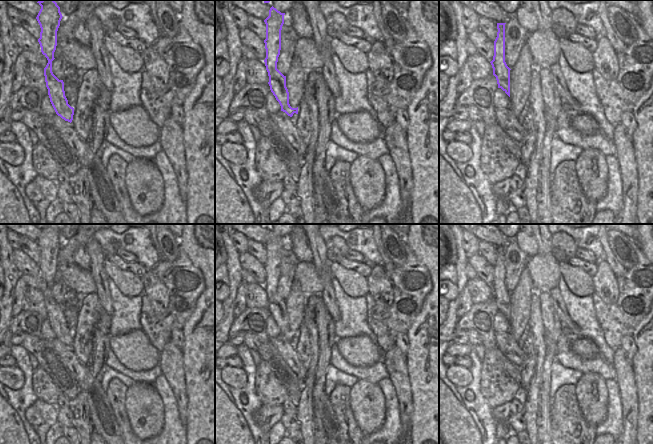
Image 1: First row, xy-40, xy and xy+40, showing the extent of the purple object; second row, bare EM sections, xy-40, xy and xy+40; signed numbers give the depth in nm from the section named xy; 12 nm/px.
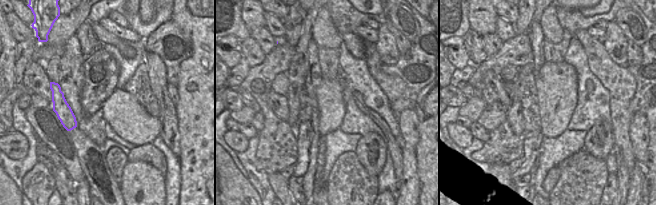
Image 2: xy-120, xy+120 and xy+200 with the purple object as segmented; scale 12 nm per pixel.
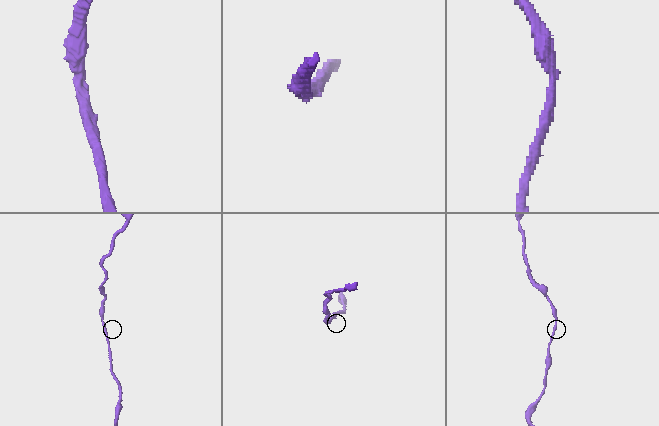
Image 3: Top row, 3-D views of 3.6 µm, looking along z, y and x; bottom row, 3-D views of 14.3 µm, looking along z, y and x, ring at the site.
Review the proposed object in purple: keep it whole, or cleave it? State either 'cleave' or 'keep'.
keep

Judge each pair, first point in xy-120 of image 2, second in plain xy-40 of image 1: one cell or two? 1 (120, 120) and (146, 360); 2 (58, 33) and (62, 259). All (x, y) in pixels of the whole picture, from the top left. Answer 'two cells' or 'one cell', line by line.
1: one cell
2: one cell

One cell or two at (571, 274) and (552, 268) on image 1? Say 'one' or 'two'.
two

